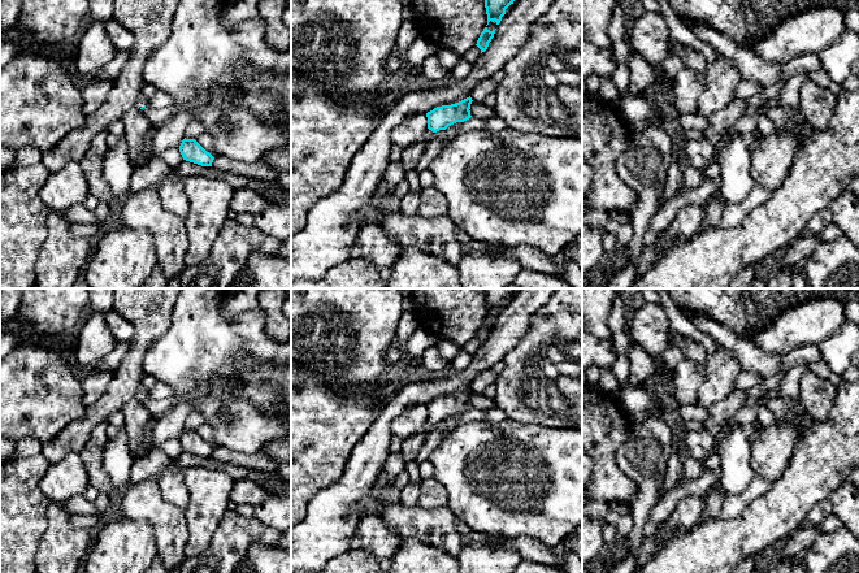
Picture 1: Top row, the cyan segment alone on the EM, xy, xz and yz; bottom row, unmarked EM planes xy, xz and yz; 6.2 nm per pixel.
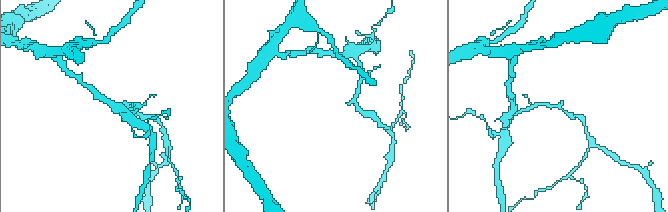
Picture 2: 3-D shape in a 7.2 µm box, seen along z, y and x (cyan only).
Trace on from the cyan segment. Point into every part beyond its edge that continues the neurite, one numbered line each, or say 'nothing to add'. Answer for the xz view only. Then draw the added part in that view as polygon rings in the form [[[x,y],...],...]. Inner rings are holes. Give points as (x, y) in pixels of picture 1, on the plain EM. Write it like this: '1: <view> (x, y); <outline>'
nothing to add

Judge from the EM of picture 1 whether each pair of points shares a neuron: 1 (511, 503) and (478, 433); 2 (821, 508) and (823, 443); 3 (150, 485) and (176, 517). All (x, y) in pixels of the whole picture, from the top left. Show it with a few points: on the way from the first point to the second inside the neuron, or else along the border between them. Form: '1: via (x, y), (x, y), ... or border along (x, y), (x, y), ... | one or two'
1: via (507, 486), (478, 458), (478, 450) | one
2: border along (828, 499), (816, 503), (811, 508), (805, 524) | two
3: via (150, 494), (166, 512) | one

